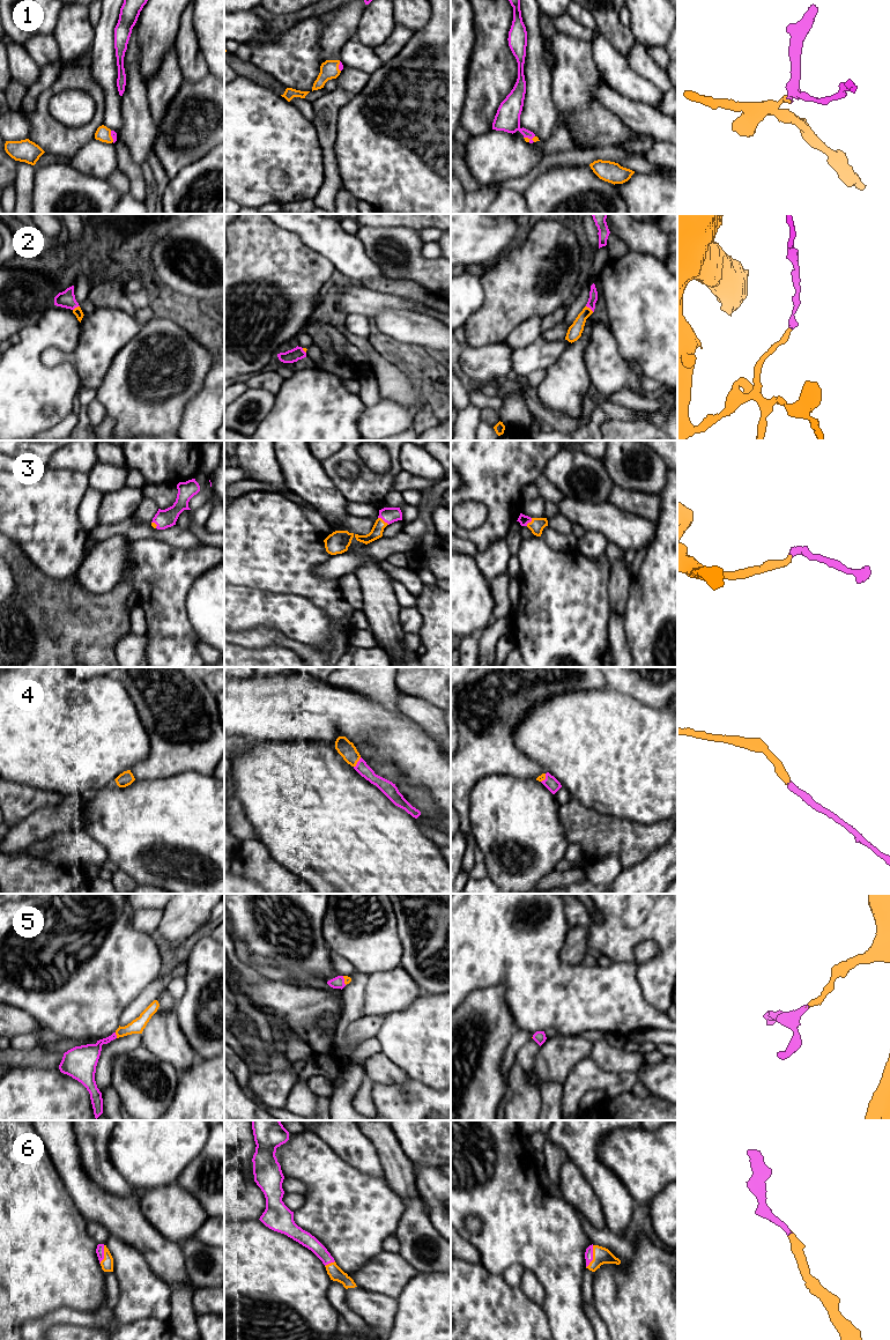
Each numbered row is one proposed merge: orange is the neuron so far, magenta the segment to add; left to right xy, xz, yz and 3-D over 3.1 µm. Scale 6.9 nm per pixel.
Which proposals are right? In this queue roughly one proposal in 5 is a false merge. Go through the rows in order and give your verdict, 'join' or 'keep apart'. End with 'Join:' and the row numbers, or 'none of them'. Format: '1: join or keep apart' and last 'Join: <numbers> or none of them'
1: join
2: join
3: join
4: join
5: join
6: join
Join: 1, 2, 3, 4, 5, 6

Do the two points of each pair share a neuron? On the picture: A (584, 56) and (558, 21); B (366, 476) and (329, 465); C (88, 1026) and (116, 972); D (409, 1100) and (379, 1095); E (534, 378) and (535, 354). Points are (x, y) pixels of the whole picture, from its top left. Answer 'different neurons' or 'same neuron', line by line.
A: different neurons
B: same neuron
C: same neuron
D: same neuron
E: different neurons

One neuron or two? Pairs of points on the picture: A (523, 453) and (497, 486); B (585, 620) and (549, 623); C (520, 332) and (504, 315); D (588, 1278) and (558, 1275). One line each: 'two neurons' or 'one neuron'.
A: one neuron
B: one neuron
C: two neurons
D: two neurons

